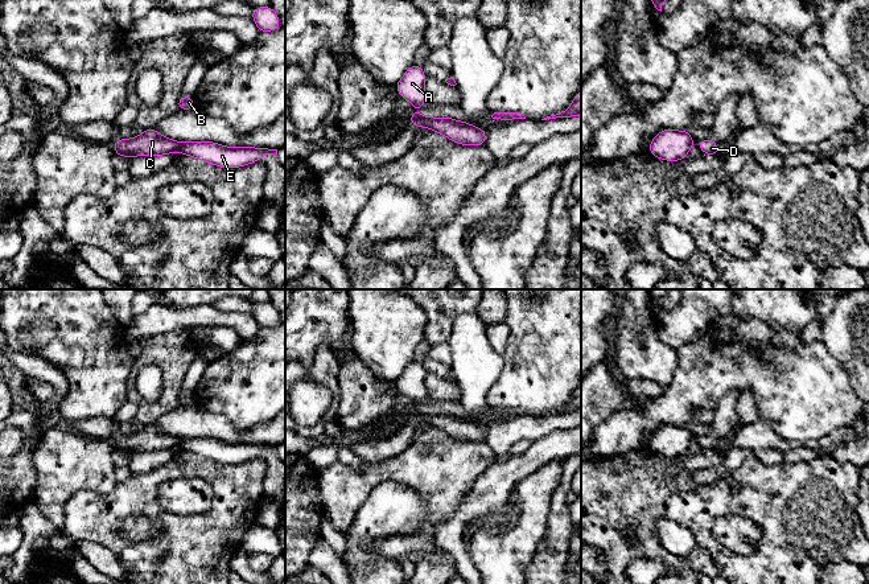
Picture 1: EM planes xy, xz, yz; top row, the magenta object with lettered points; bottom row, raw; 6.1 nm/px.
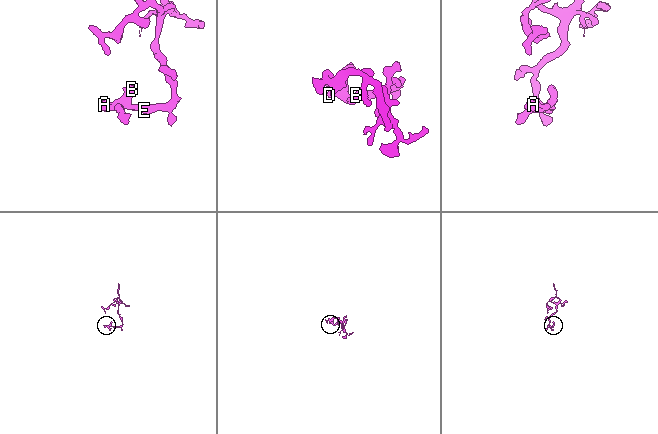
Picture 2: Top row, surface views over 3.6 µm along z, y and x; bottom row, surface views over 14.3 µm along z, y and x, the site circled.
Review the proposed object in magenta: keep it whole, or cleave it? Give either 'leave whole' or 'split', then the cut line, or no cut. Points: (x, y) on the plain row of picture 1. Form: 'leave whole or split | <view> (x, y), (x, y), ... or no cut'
leave whole | no cut

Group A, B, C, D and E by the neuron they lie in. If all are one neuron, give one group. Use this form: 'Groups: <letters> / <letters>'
Groups: A B C D E

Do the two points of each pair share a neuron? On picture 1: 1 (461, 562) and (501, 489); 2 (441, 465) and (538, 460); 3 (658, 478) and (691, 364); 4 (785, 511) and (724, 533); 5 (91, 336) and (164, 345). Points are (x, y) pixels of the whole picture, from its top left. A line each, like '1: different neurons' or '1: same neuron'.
1: same neuron
2: different neurons
3: different neurons
4: different neurons
5: different neurons

